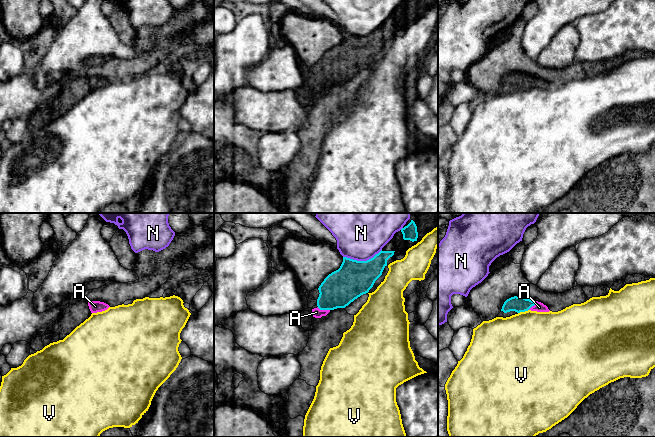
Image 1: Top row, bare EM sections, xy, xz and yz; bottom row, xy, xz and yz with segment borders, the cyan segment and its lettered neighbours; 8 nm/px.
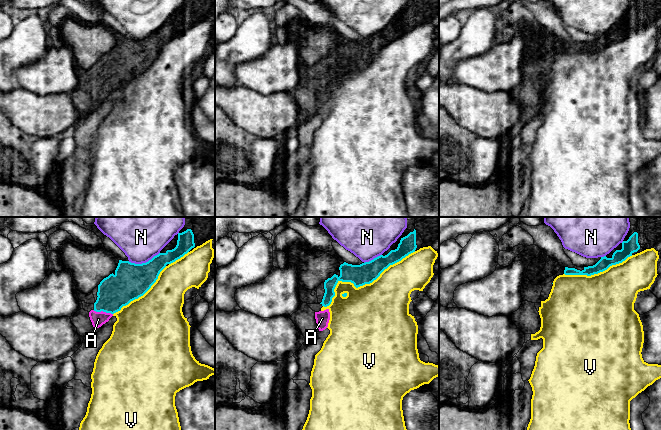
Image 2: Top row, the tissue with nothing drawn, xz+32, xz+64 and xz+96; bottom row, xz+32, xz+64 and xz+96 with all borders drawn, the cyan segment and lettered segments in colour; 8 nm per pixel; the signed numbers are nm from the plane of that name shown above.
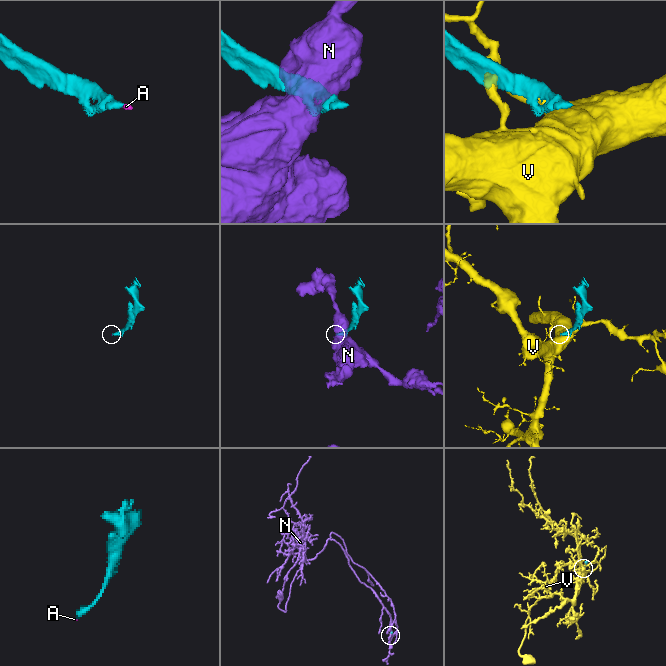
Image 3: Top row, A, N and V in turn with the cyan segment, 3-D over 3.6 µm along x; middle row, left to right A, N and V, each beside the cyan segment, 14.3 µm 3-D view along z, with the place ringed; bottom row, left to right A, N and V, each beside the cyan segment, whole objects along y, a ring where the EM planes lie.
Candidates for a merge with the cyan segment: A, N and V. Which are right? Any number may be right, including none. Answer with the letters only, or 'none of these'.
A

